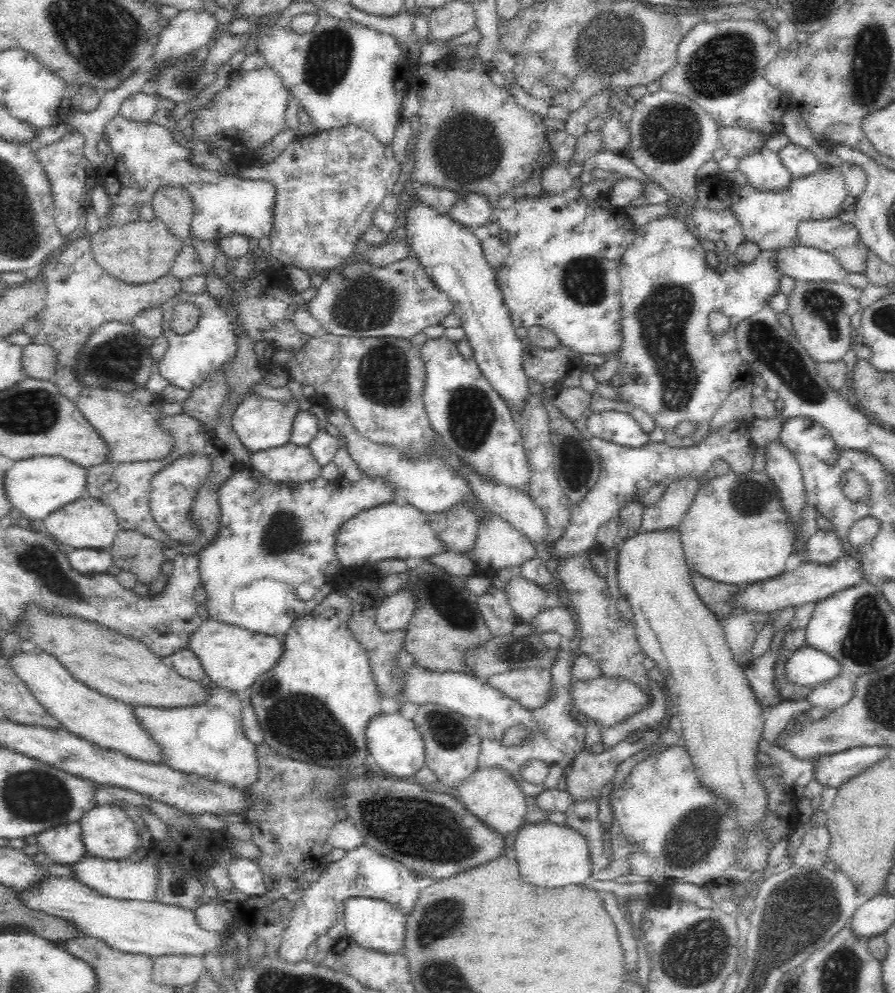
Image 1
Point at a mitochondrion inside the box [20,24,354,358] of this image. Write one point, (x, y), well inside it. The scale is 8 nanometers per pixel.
(183, 80)

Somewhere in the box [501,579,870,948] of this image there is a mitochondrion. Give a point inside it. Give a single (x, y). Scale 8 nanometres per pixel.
(693, 838)

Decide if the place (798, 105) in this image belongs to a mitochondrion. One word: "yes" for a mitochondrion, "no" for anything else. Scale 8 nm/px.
no

